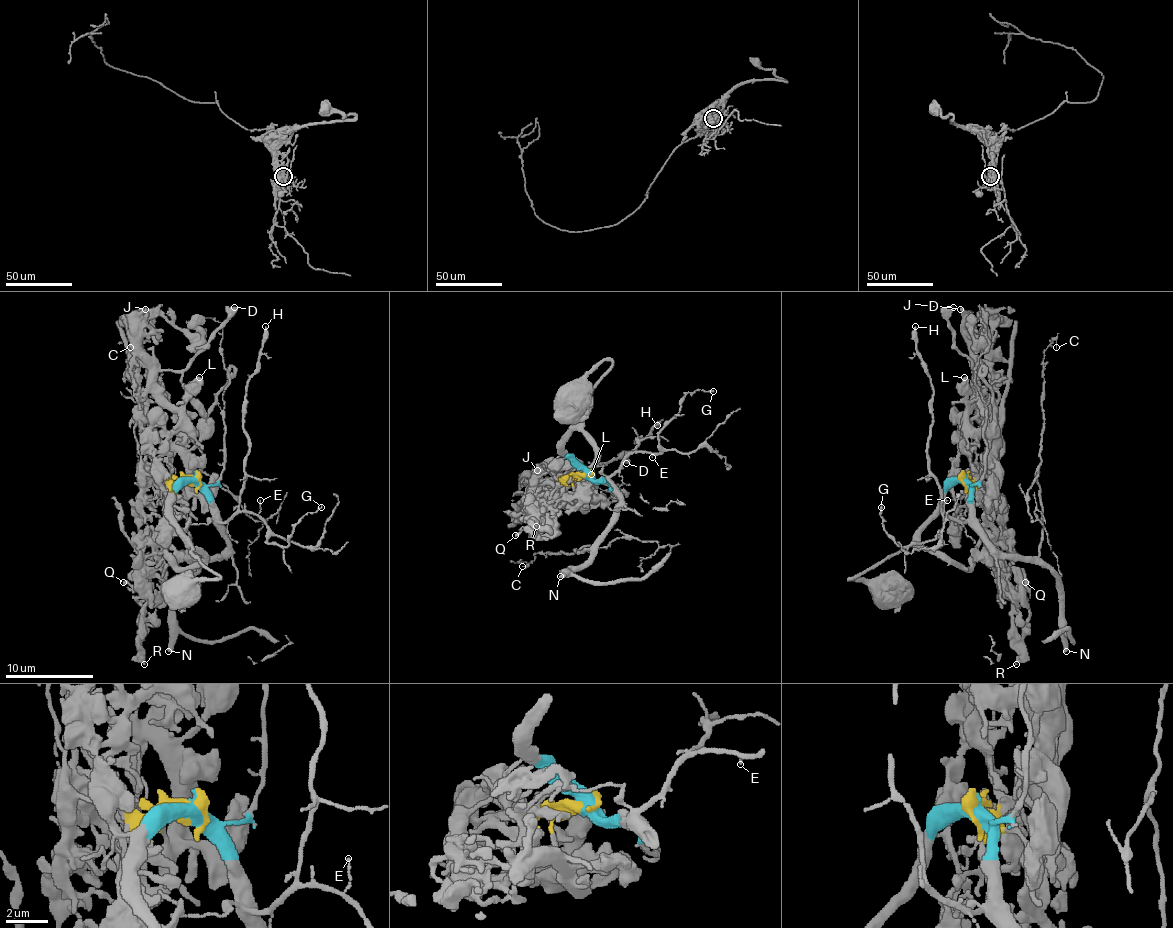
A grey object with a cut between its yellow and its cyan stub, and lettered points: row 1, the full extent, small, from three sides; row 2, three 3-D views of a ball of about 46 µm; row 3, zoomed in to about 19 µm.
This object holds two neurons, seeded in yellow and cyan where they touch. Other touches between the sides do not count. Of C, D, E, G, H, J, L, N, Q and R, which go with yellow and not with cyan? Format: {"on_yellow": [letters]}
{"on_yellow": ["D", "J", "L", "Q", "R"]}

